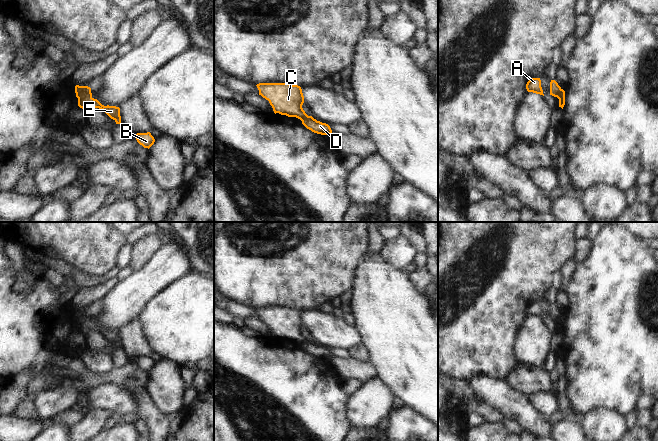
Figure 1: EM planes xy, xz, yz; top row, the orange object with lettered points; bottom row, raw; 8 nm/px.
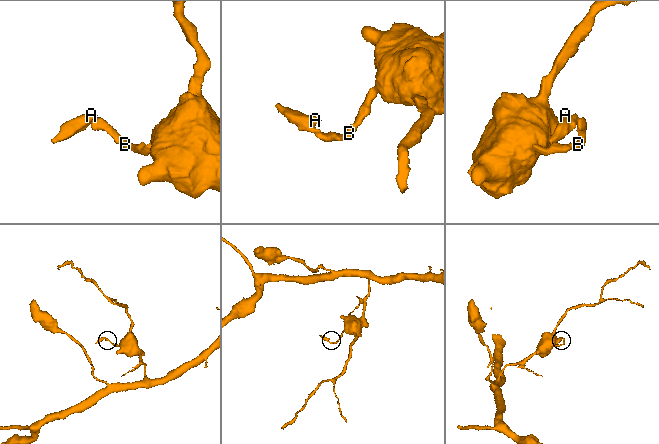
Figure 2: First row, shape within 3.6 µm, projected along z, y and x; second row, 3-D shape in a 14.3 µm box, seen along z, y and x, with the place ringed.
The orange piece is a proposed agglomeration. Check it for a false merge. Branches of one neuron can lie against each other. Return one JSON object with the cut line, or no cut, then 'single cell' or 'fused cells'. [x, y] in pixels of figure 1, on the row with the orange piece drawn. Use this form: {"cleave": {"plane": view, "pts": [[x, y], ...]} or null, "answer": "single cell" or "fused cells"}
{"cleave": {"plane": "xy", "pts": [[90, 88], [76, 96]]}, "answer": "fused cells"}

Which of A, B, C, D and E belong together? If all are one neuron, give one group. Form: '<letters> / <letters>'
A C / B D E

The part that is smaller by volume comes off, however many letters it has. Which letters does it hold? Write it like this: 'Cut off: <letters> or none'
Cut off: A, C.

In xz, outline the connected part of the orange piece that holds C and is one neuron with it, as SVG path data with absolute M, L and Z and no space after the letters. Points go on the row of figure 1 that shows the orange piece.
M259 83L259 95L269 101L274 113L296 117L300 120L310 118L302 108L304 96L298 85L289 83Z

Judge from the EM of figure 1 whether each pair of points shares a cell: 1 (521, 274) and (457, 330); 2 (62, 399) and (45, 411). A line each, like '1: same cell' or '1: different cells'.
1: same cell
2: same cell

